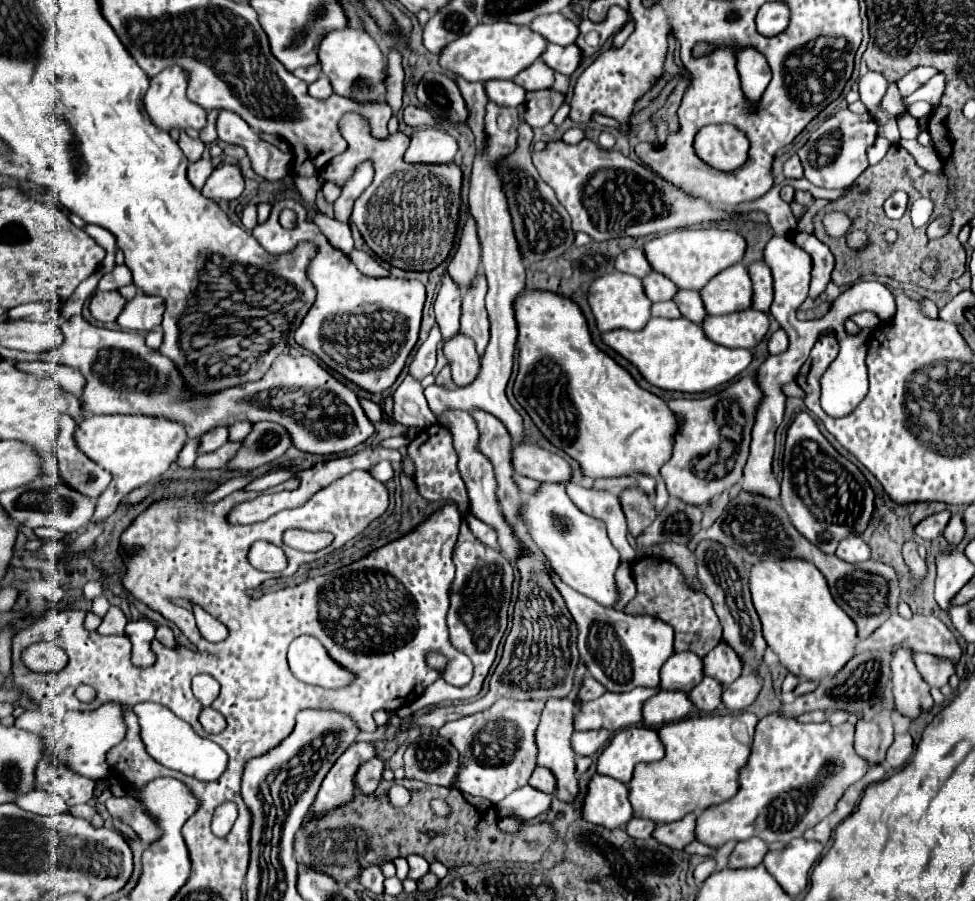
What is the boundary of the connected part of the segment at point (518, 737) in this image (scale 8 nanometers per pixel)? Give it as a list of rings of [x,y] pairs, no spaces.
[[[498,700],[484,712],[464,716],[440,728],[440,736],[448,738],[460,752],[460,780],[456,788],[464,794],[488,798],[496,805],[514,790],[528,784],[536,768],[536,728],[544,700]]]

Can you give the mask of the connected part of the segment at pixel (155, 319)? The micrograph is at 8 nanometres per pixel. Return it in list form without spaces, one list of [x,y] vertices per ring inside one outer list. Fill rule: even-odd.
[[[138,292],[124,306],[124,312],[118,316],[118,324],[122,326],[122,330],[150,332],[156,326],[160,326],[162,314],[164,314],[164,300]]]

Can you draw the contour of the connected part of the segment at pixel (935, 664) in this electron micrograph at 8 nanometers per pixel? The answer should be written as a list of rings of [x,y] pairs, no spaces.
[[[914,652],[912,660],[918,668],[918,672],[922,674],[922,678],[926,680],[928,686],[934,688],[942,688],[944,684],[948,684],[948,678],[956,672],[952,660],[944,660],[932,654],[922,654],[922,652]]]

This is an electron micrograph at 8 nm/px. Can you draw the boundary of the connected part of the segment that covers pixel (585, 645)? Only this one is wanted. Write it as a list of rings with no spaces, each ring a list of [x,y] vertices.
[[[552,572],[552,580],[554,580],[556,588],[560,590],[560,594],[564,596],[568,610],[578,624],[580,658],[584,660],[584,664],[588,664],[588,672],[592,678],[596,678],[600,684],[604,684],[606,690],[610,690],[610,692],[628,692],[628,690],[634,690],[636,686],[658,686],[660,684],[660,668],[674,654],[672,626],[658,620],[656,616],[630,616],[630,614],[624,614],[622,610],[604,608],[604,606],[596,604],[594,600],[588,600],[586,596],[578,594],[576,590],[566,588],[566,584],[560,582],[560,578],[554,572]]]

